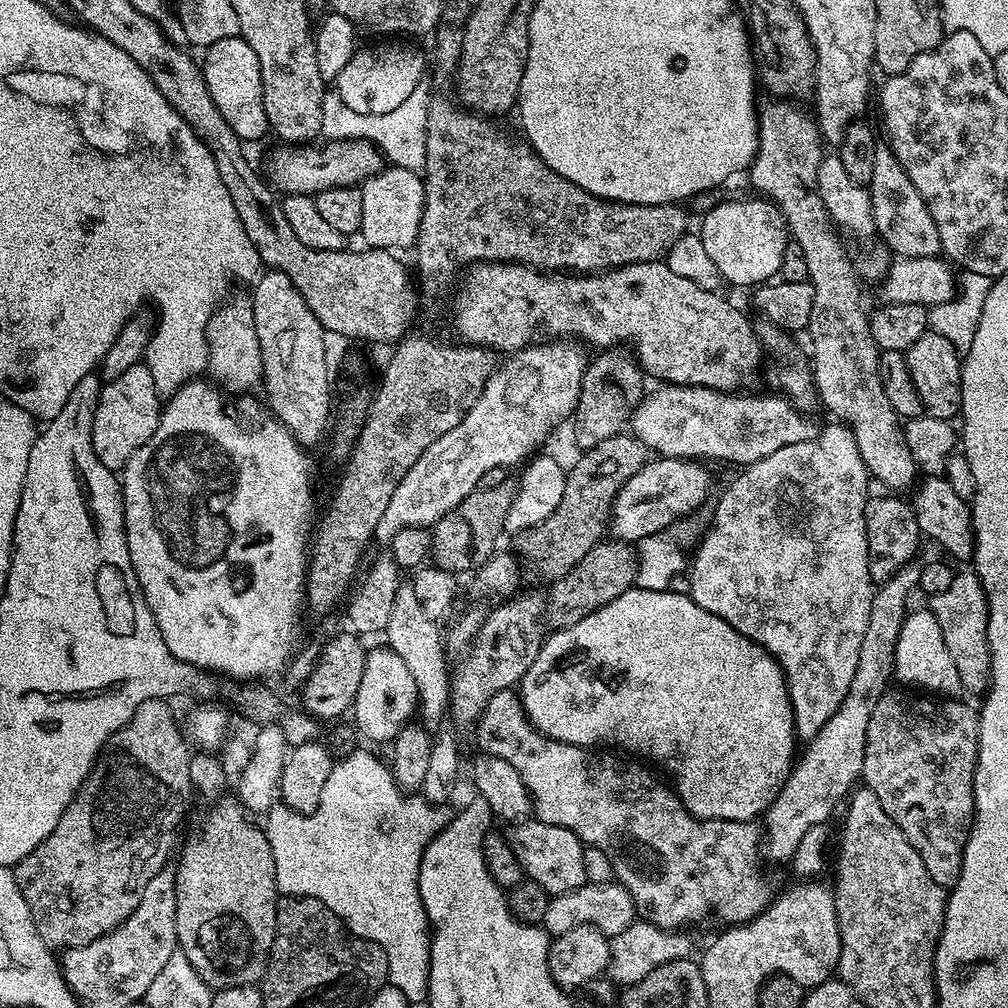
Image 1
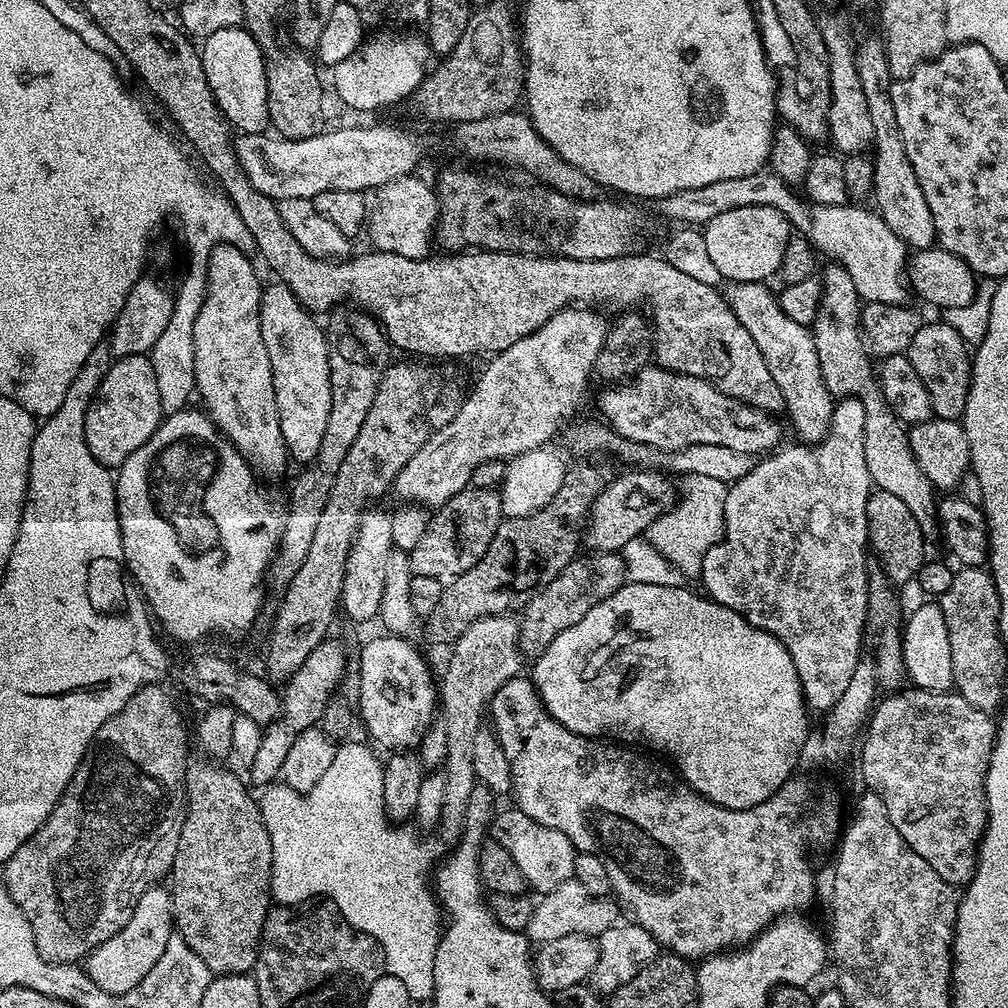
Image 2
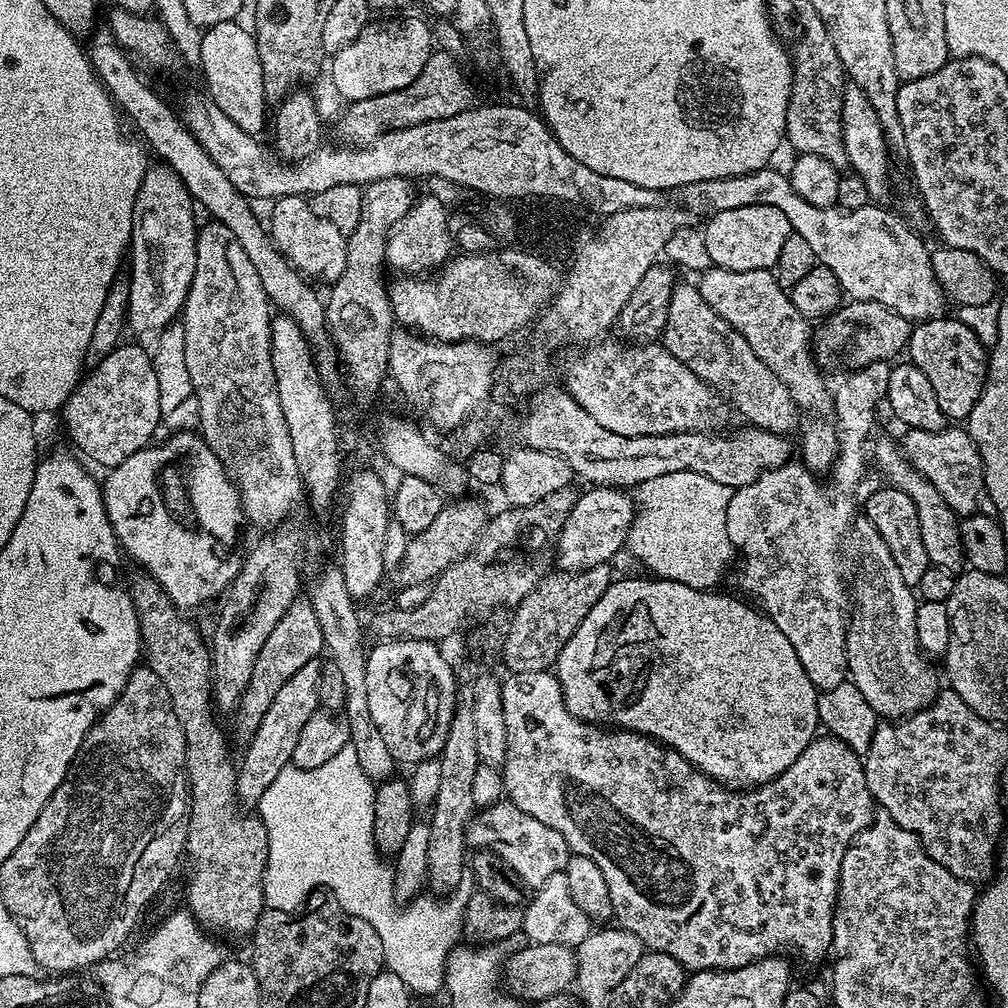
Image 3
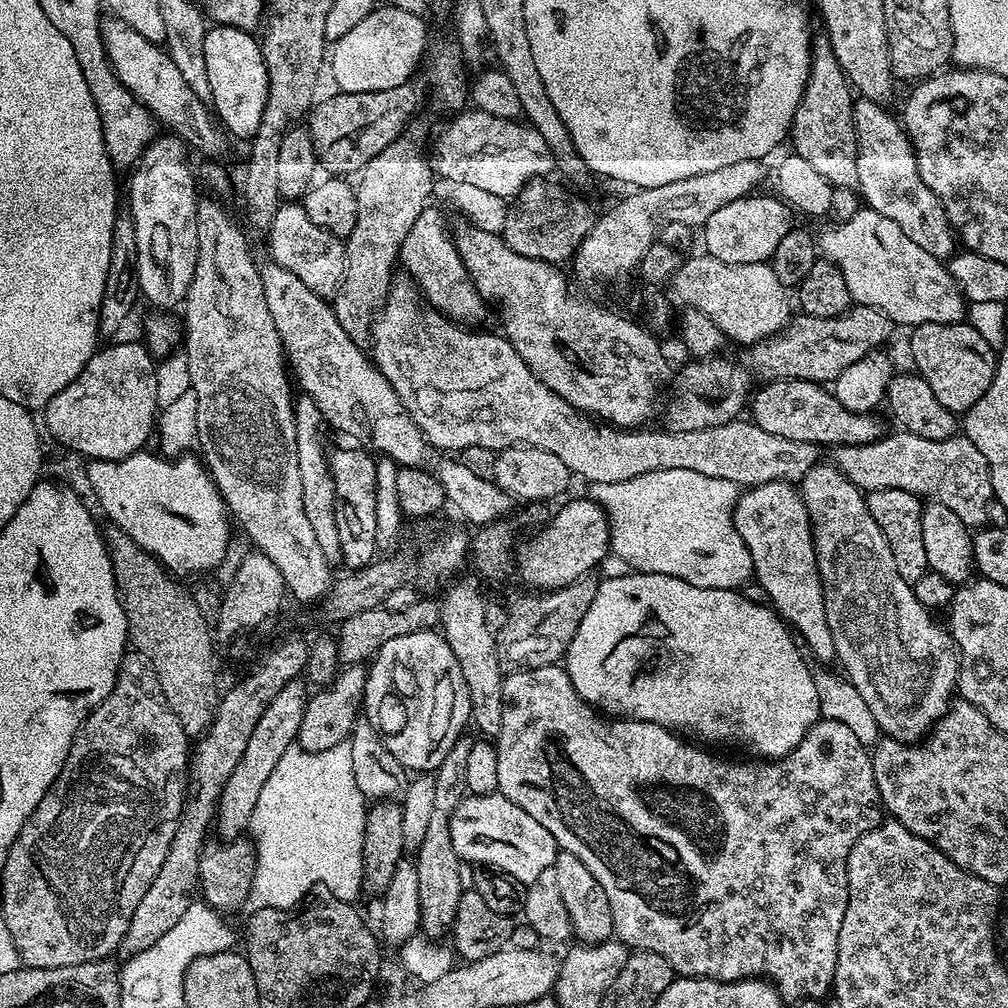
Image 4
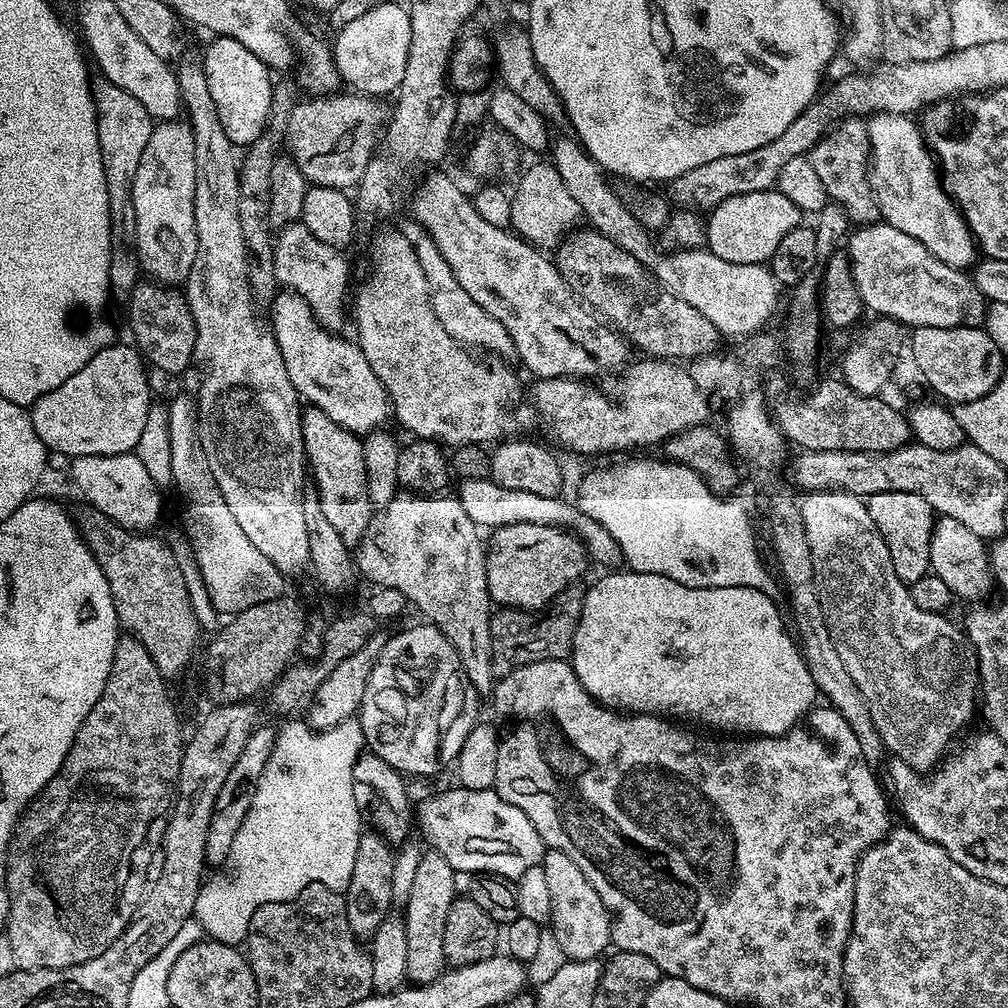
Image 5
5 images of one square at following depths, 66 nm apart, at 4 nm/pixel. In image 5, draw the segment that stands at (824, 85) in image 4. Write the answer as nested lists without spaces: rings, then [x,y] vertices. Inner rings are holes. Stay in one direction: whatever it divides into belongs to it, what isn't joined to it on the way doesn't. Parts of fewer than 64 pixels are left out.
[[[844,118],[833,123],[807,155],[810,166],[814,166],[814,171],[822,181],[822,186],[826,186],[829,201],[843,206],[849,221],[860,226],[874,224],[880,220],[880,210],[872,193],[870,179],[871,155],[868,126],[860,118]]]

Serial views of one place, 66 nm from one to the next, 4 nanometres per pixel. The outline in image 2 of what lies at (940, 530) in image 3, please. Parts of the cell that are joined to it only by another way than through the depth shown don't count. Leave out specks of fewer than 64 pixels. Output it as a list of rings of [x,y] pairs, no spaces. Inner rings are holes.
[[[829,263],[827,267],[824,276],[822,272],[818,314],[810,326],[826,390],[830,390],[833,398],[851,398],[864,402],[866,430],[862,434],[862,443],[866,445],[866,470],[870,470],[873,485],[886,494],[898,494],[910,514],[914,514],[925,537],[935,537],[938,532],[938,492],[914,458],[914,450],[908,441],[908,428],[901,424],[884,400],[878,372],[860,327],[862,301],[858,290],[854,290],[854,282],[839,264]]]

